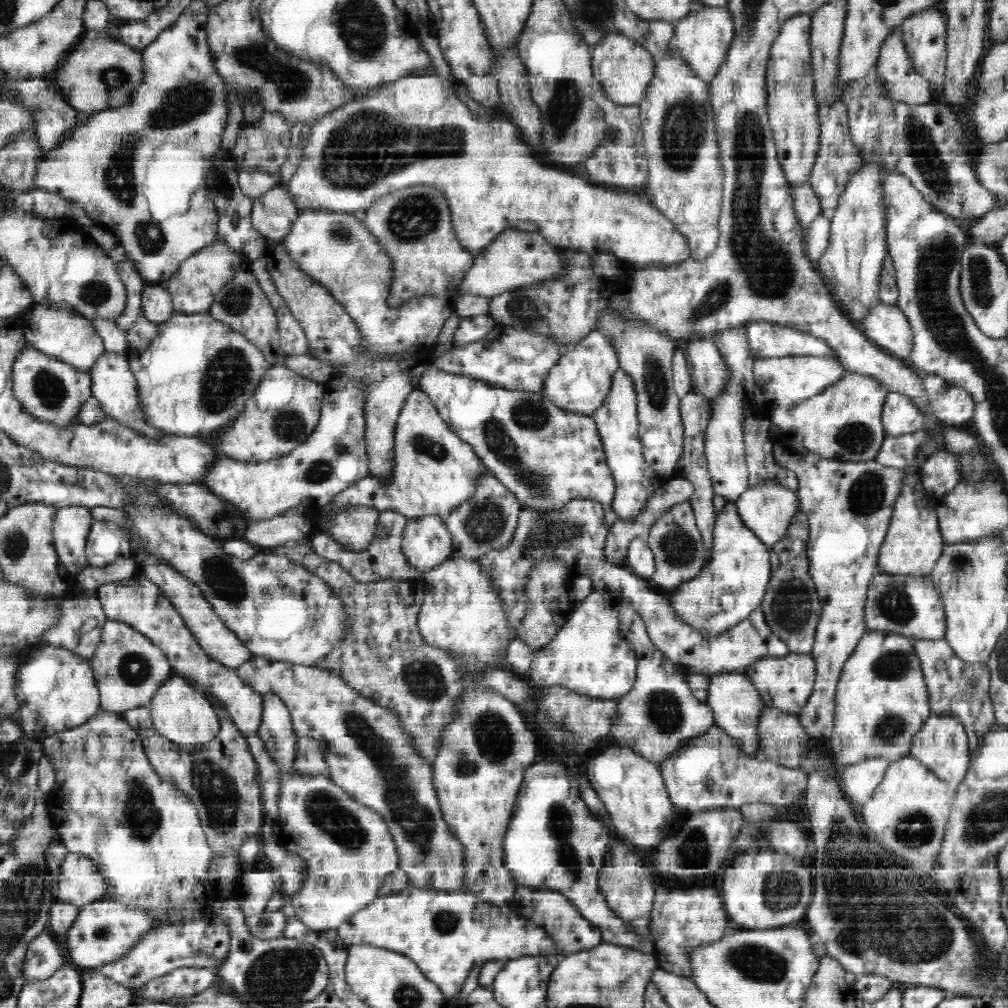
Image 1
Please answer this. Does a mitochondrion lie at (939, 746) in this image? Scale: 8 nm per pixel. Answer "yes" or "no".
no

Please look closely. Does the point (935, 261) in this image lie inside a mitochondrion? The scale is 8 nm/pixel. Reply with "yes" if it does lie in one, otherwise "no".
yes

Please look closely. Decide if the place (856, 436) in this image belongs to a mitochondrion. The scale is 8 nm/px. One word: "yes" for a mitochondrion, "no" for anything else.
yes

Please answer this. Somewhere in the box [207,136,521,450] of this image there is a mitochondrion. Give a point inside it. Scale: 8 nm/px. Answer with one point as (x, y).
(416, 215)

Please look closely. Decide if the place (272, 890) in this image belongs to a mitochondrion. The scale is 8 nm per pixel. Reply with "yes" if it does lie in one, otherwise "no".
no

